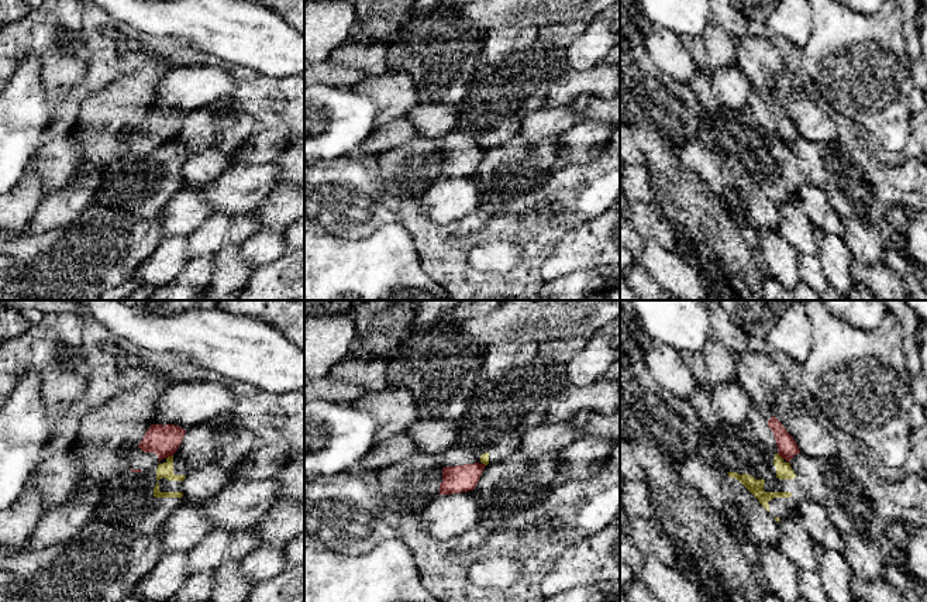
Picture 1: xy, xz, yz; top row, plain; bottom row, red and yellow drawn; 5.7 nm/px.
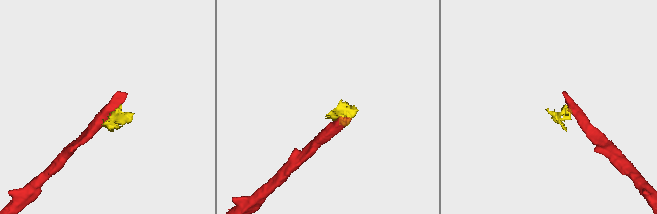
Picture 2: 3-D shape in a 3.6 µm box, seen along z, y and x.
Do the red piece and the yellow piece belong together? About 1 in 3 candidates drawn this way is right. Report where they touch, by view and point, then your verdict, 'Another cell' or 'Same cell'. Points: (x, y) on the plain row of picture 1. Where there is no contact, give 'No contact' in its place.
Touches red at xy (169, 140). Another cell

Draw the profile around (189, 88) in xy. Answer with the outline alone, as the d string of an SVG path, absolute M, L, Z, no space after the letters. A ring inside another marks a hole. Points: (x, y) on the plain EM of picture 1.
M173 66L159 79L152 109L189 114L230 99L232 87L232 76L223 66Z

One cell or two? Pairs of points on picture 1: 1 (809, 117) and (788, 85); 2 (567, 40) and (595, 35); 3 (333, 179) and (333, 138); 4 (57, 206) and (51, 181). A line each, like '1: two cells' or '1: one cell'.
1: one cell
2: two cells
3: two cells
4: two cells

